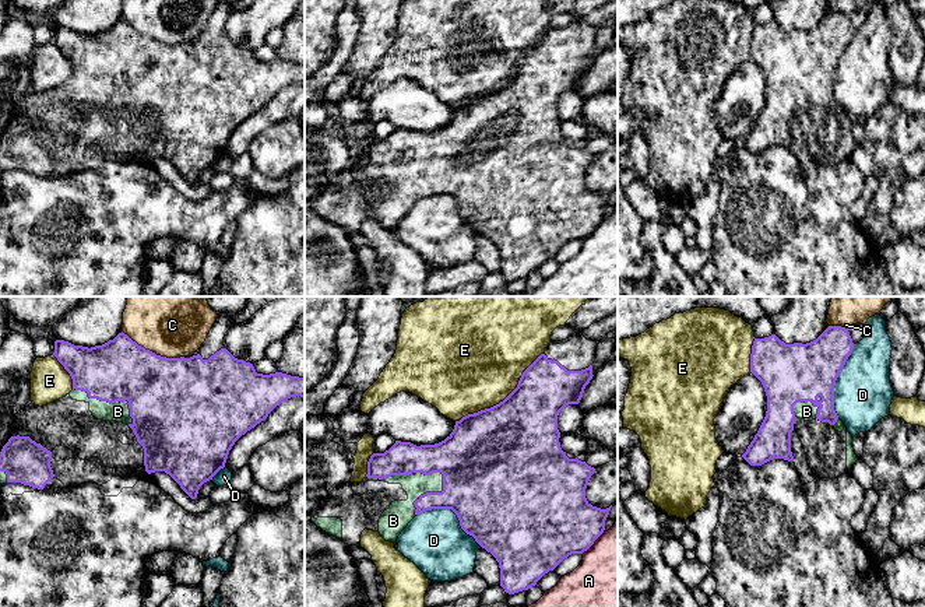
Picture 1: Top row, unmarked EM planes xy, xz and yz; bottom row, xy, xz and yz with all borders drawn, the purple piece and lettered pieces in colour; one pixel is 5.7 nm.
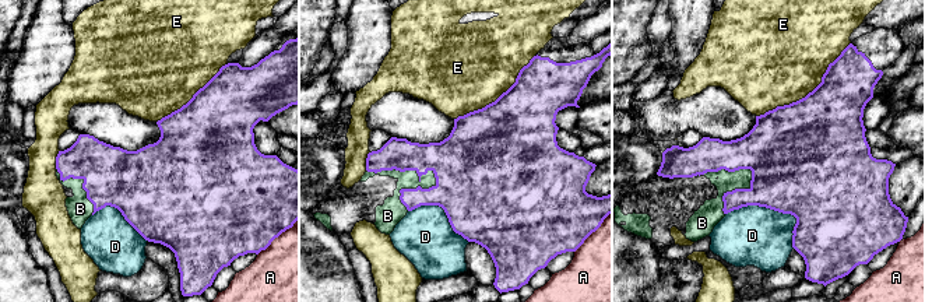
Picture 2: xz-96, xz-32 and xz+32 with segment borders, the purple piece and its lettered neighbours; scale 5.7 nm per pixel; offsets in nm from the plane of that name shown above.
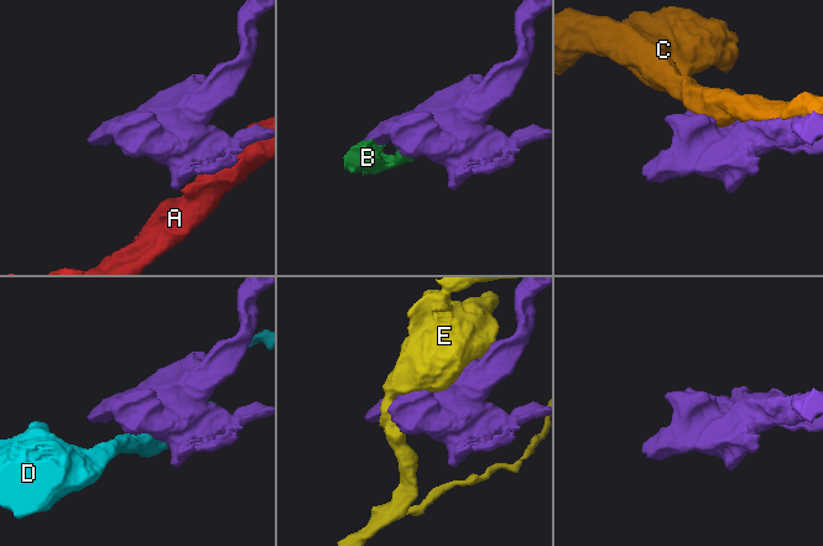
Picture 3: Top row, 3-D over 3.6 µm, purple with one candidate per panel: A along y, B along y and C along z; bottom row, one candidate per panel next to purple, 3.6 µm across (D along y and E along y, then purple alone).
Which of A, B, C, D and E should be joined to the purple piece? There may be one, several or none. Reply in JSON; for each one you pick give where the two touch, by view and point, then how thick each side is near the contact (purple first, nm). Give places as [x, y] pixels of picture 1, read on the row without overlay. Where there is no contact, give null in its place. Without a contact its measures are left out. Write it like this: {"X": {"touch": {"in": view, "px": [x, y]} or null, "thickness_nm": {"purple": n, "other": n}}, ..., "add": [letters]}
{"B": {"touch": {"in": "xz", "px": [419, 158]}, "thickness_nm": {"purple": 280, "other": 140}}, "add": ["B"]}

